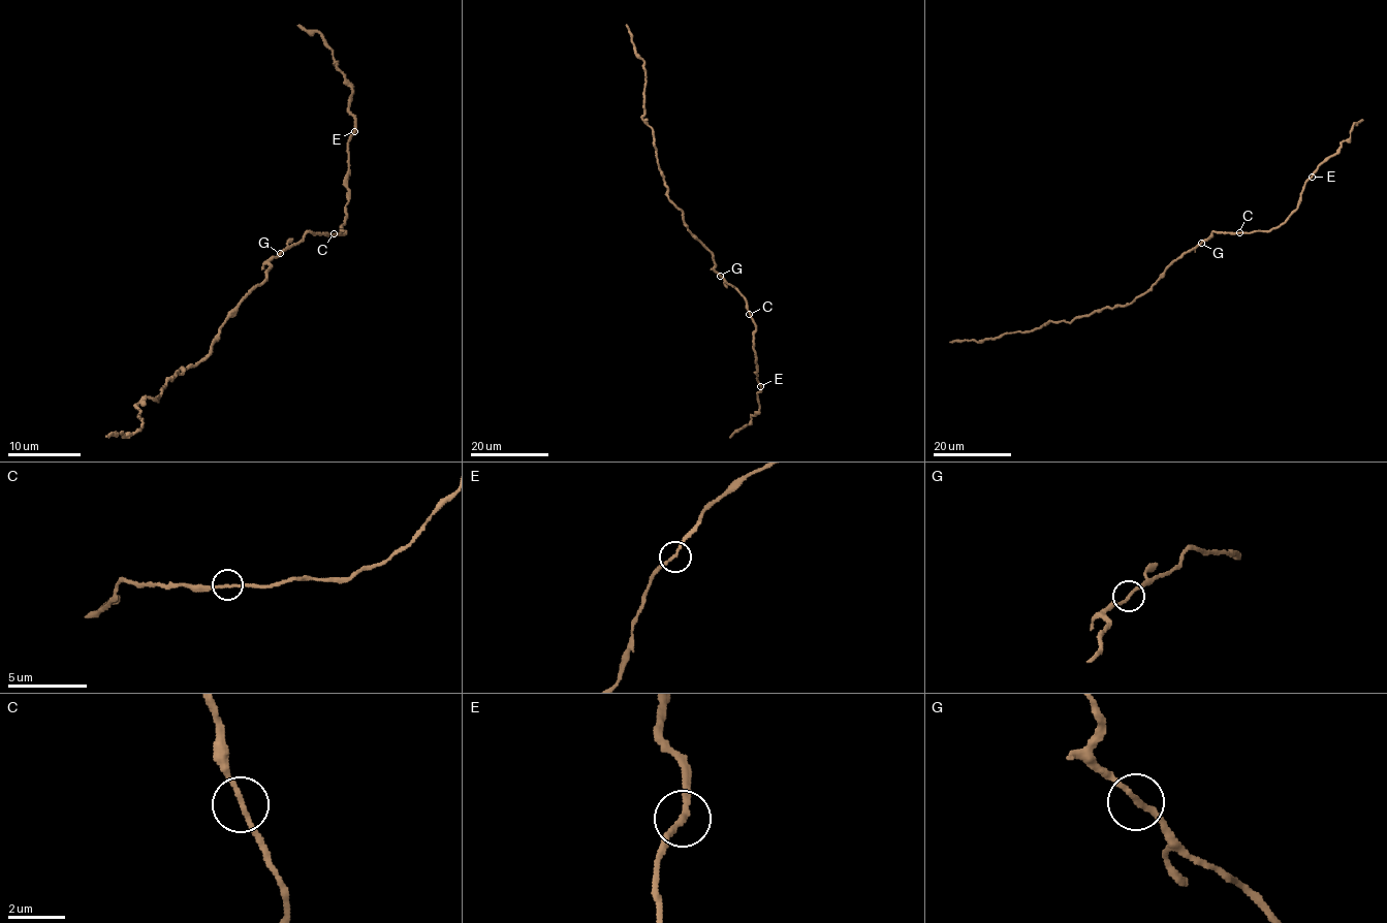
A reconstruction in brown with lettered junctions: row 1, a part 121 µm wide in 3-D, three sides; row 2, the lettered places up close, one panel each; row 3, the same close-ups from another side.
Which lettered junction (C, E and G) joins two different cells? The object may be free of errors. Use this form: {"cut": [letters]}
{"cut": []}

